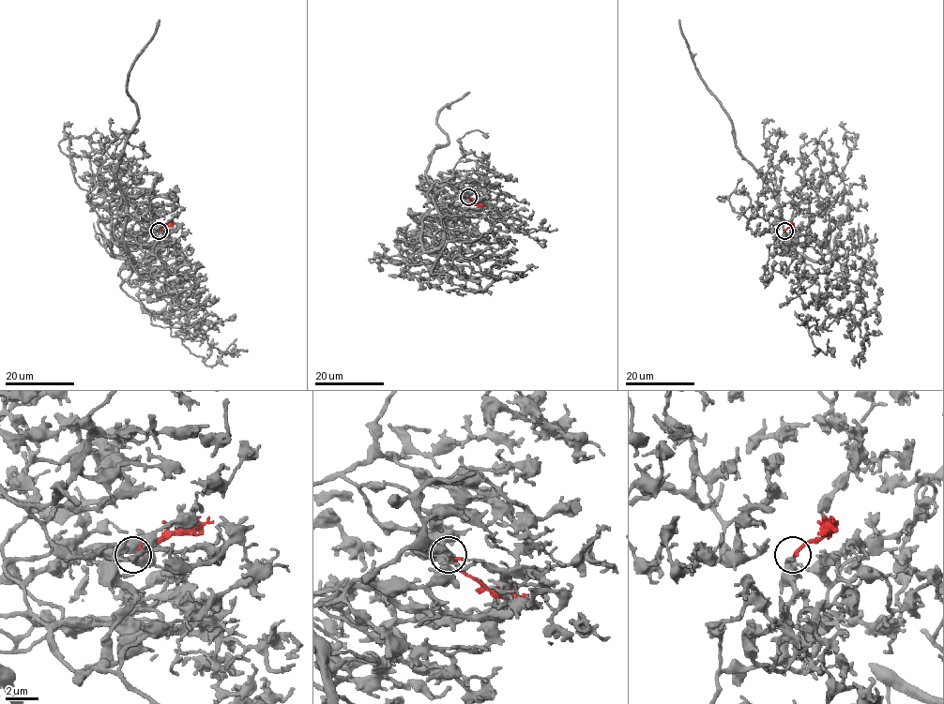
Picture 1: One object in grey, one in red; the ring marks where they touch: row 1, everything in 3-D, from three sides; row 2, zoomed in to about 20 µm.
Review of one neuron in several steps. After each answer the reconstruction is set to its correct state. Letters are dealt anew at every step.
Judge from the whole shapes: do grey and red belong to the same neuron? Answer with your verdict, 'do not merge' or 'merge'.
merge

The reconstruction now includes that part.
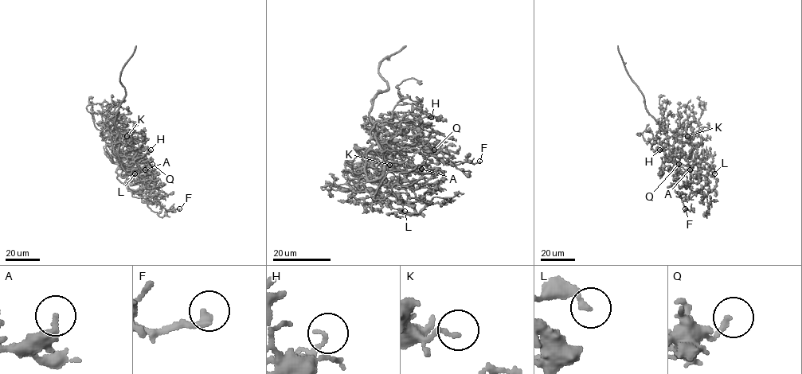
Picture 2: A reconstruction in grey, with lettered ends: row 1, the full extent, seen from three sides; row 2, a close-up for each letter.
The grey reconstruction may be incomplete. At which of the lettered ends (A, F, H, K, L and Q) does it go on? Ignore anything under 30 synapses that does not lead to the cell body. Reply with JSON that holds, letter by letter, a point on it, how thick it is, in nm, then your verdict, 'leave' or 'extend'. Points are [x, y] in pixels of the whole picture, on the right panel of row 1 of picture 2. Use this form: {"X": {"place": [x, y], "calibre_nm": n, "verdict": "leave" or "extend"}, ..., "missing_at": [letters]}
{"A": {"place": [690, 169], "calibre_nm": 220, "verdict": "leave"}, "F": {"place": [685, 208], "calibre_nm": 320, "verdict": "leave"}, "H": {"place": [659, 149], "calibre_nm": 160, "verdict": "leave"}, "K": {"place": [687, 136], "calibre_nm": 140, "verdict": "leave"}, "L": {"place": [714, 173], "calibre_nm": 240, "verdict": "leave"}, "Q": {"place": [678, 164], "calibre_nm": 170, "verdict": "leave"}, "missing_at": []}

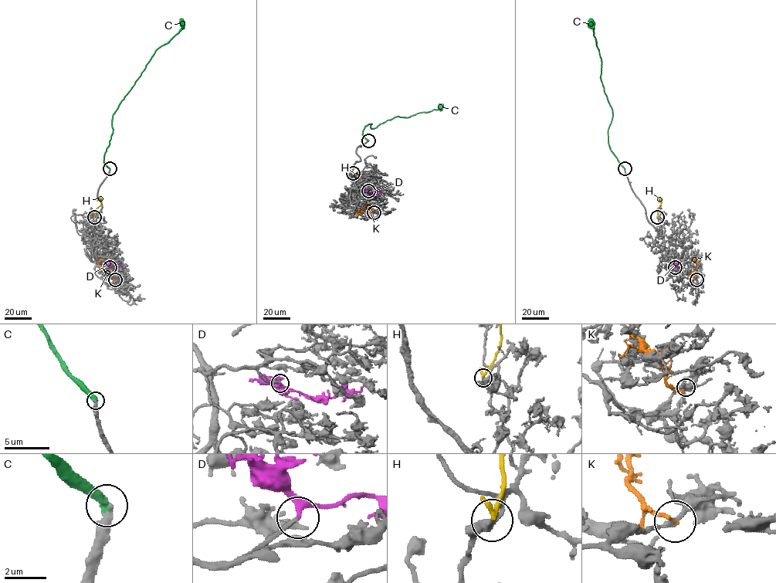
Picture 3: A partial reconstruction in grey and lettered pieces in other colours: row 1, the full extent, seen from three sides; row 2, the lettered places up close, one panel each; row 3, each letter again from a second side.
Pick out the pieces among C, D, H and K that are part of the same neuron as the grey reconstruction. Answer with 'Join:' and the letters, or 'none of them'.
Join: C, D

